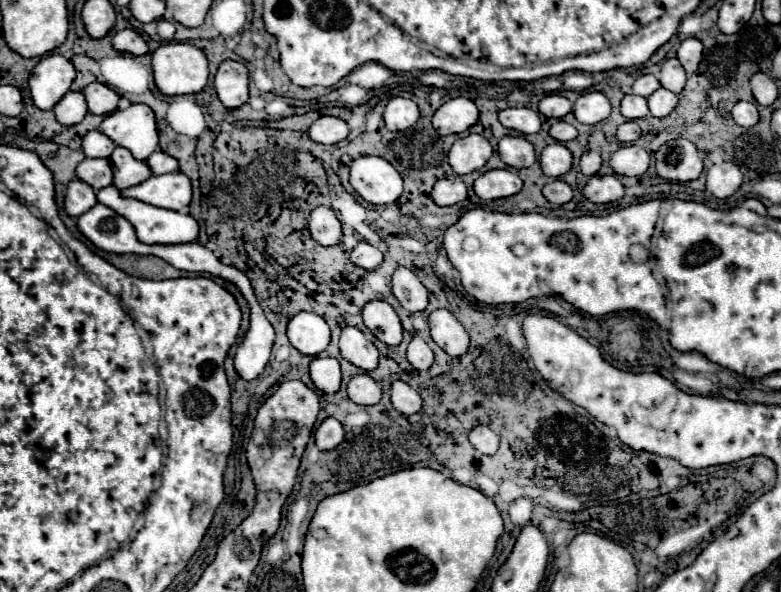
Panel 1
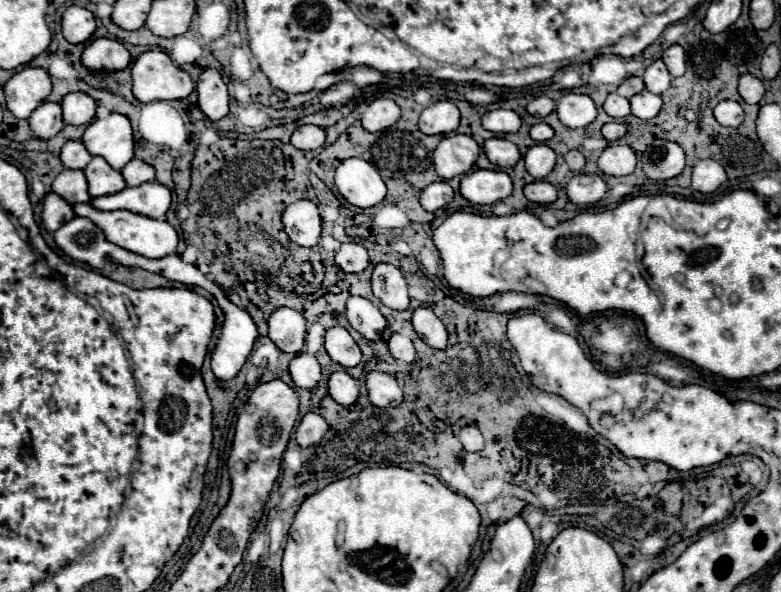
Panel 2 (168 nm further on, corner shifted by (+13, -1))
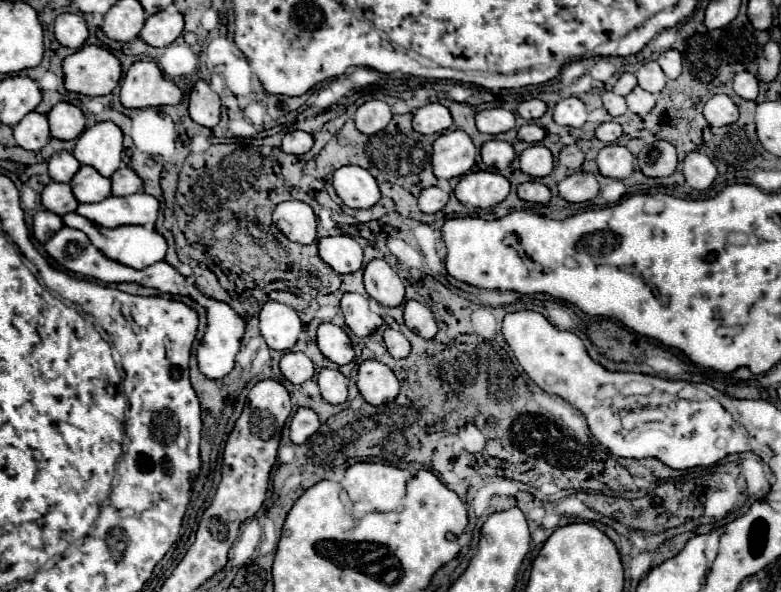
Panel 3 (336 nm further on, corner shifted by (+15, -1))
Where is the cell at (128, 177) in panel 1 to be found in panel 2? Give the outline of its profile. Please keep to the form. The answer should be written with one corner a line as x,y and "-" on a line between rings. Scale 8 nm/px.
95,156
83,172
85,172
87,184
89,184
89,194
93,198
121,192
127,186
121,172
113,170
101,156

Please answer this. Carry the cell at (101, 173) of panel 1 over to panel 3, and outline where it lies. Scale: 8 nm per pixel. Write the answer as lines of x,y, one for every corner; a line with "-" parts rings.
49,182
41,194
41,202
45,208
57,212
59,216
75,212
79,206
69,182

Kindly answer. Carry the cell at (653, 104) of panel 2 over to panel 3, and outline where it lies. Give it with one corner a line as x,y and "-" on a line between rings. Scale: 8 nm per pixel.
641,86
633,88
633,92
627,94
627,106
633,114
639,114
639,116
645,116
653,110
655,106
655,96
651,92
645,92

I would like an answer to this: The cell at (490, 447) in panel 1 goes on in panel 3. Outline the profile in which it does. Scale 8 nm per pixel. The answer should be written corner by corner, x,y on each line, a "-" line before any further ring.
467,424
467,426
459,428
459,440
461,440
461,444
467,452
481,452
485,442
487,442
483,432
473,424

